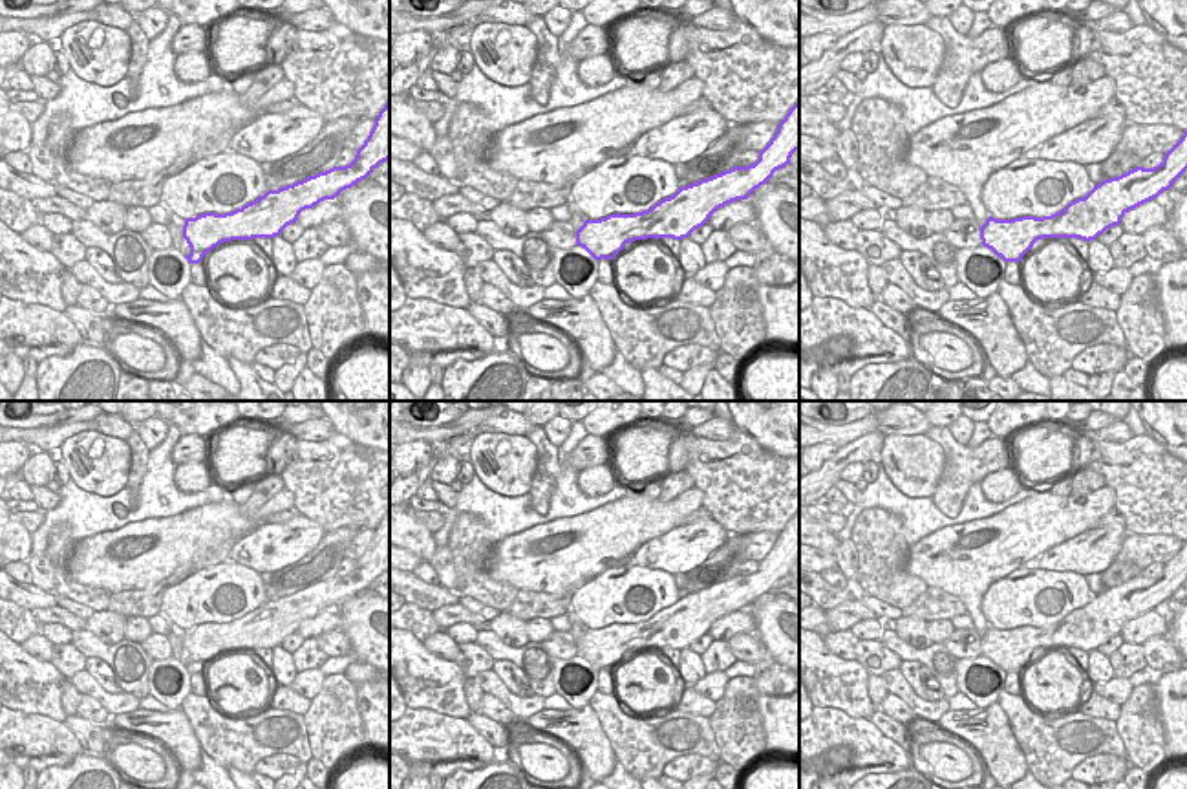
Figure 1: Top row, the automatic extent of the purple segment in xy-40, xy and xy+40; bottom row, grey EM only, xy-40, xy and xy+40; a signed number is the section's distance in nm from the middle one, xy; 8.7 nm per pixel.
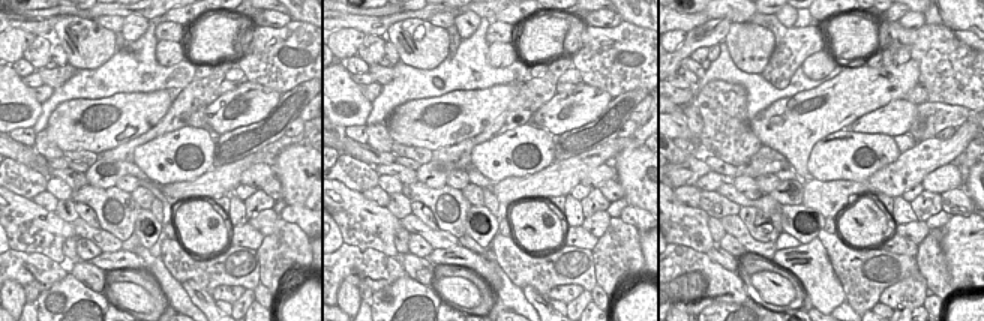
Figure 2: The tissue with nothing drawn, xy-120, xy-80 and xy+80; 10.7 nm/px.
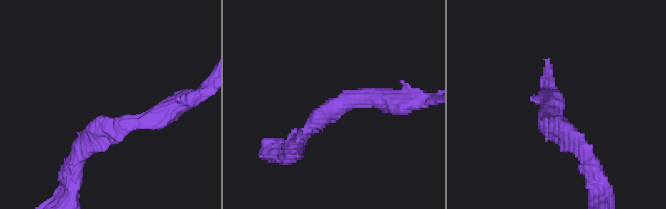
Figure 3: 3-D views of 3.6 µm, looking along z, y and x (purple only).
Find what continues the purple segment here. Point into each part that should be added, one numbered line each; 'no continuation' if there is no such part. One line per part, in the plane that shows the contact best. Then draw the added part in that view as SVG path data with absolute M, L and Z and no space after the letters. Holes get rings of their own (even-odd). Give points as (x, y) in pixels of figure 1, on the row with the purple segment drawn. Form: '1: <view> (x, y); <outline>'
no continuation

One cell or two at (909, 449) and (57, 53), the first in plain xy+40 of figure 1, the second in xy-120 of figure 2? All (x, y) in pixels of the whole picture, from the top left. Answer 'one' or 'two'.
two

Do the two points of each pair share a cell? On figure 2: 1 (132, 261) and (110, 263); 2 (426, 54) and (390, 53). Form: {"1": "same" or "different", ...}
{"1": "same", "2": "different"}

